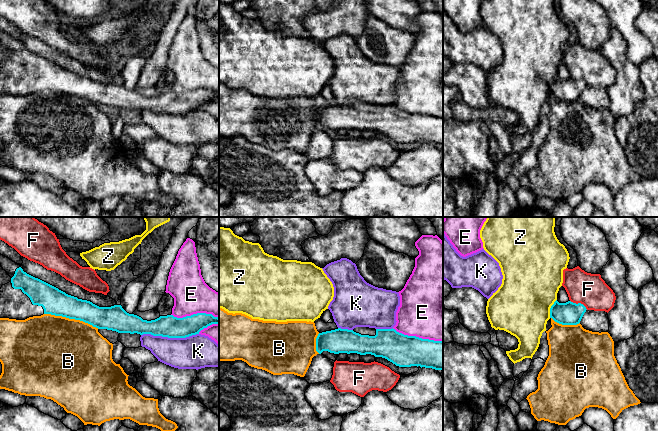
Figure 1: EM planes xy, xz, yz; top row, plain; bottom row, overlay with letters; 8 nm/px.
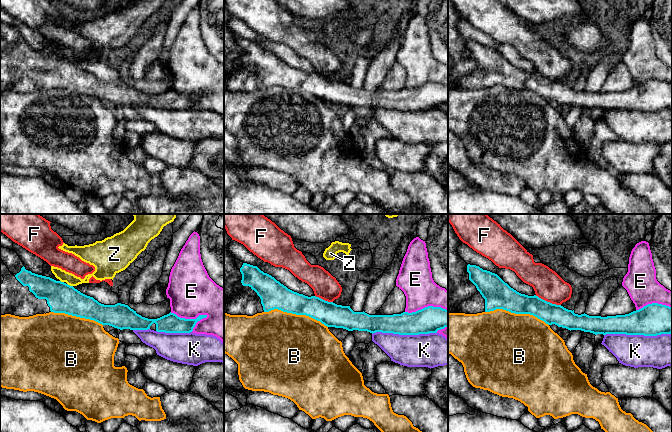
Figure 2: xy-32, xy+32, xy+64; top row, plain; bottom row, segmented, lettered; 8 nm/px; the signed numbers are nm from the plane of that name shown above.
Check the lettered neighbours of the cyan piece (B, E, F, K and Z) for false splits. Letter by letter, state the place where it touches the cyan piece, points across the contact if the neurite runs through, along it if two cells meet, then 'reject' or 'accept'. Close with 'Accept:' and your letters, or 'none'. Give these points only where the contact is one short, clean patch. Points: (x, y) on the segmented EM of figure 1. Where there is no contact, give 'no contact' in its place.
B: contact xy (71, 318); reject
E: contact xz (417, 337); reject
F: contact yz (579, 303); reject
K: contact xy (169, 337); reject
Z: contact yz (550, 308); reject
Accept: none

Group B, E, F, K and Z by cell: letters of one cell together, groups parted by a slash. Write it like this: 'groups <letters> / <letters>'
groups B / E / F / K / Z

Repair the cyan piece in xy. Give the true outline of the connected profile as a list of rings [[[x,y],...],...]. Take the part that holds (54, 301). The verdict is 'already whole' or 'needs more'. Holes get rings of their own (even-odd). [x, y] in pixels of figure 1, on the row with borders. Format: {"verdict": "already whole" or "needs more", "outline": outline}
{"verdict": "needs more", "outline": [[[0,254],[0,265],[11,281],[0,289],[0,318],[25,320],[51,314],[80,320],[98,329],[118,333],[151,334],[168,338],[186,338],[199,334],[219,318],[197,313],[183,318],[160,316],[151,321],[127,313],[121,305],[99,307],[78,299],[23,271],[20,265]]]}

